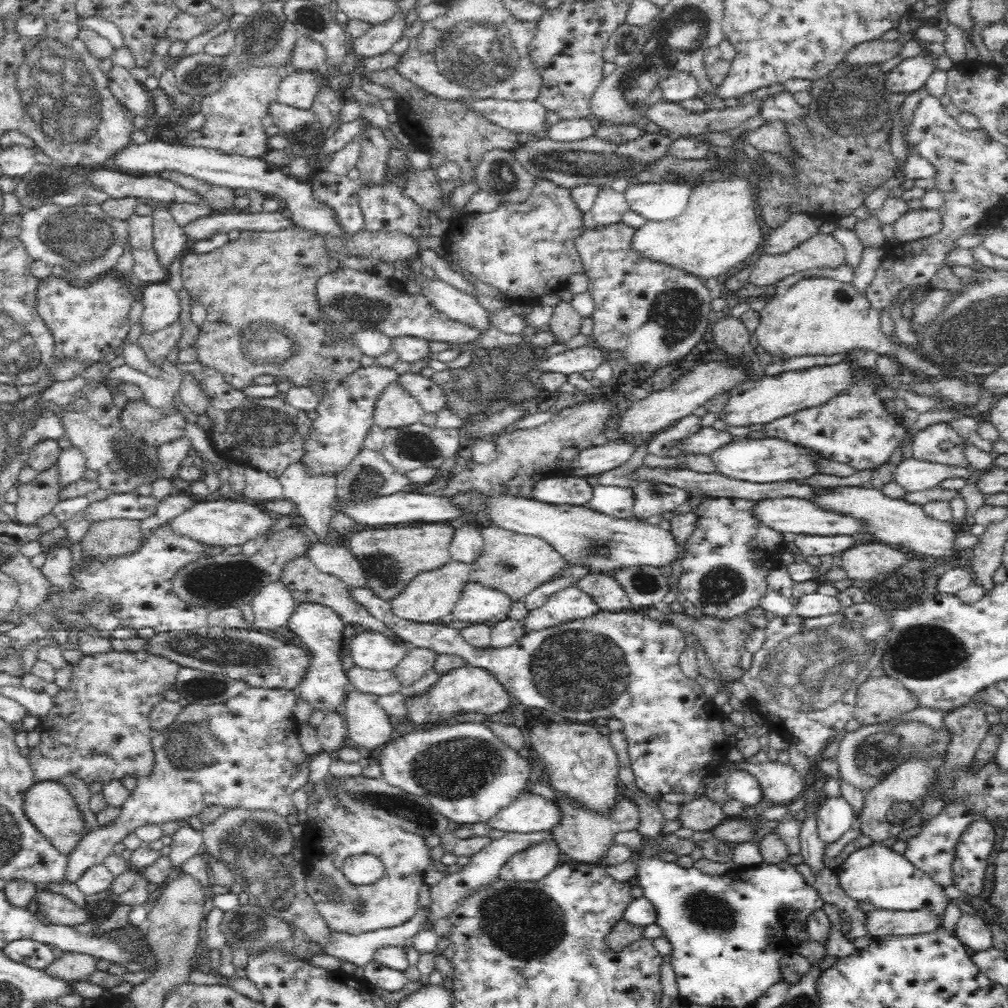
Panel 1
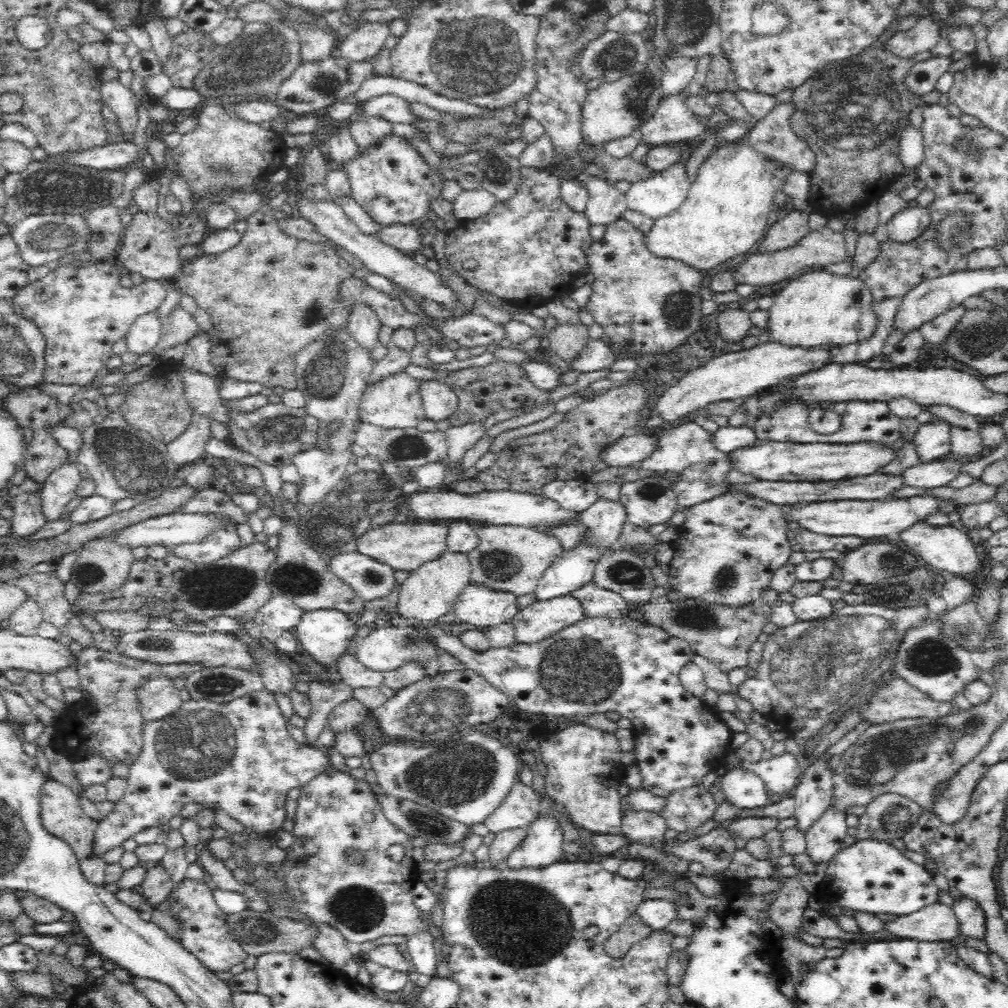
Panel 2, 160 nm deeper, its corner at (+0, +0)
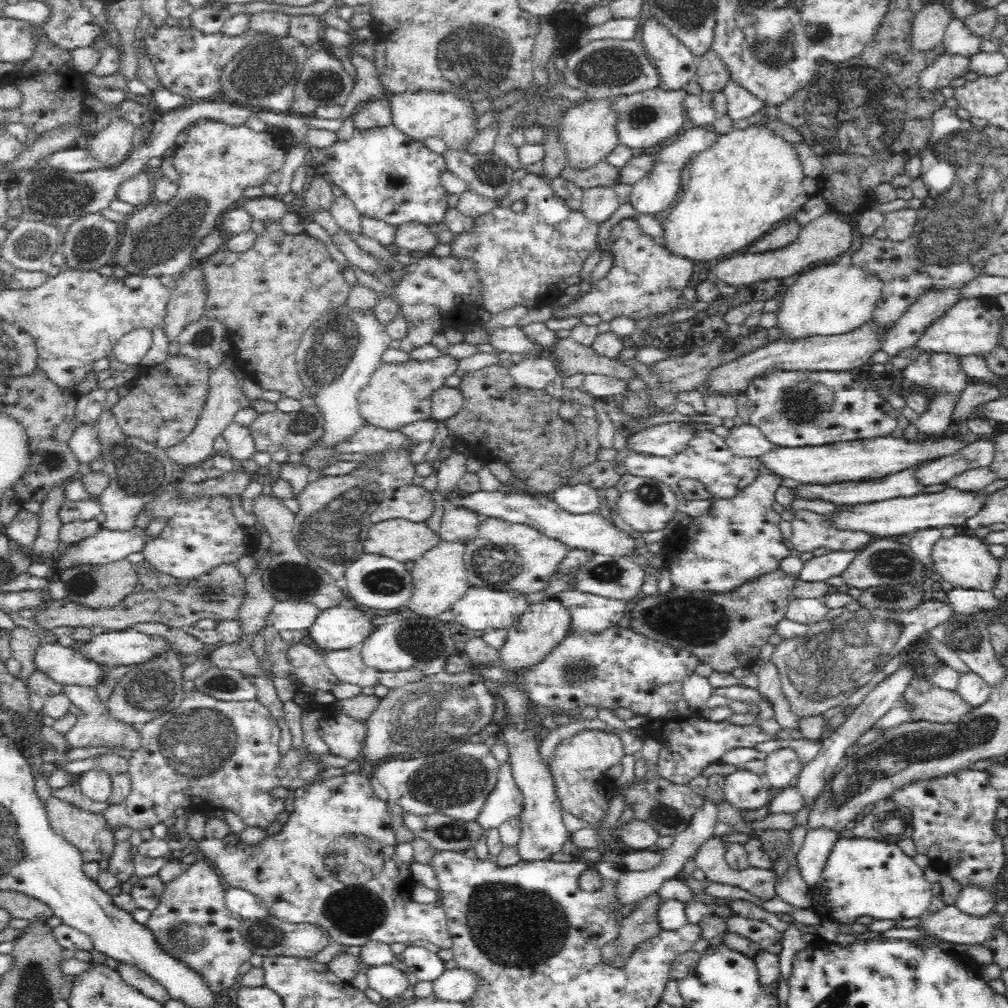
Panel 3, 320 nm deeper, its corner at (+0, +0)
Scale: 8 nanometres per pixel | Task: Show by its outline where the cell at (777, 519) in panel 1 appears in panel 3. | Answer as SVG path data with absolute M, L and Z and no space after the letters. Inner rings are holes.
M947 487L937 493L920 493L916 496L882 500L872 504L842 505L832 514L828 514L828 521L836 530L868 531L875 539L909 535L926 528L964 525L968 518L972 518L984 508L986 496L988 493L982 491L966 492Z

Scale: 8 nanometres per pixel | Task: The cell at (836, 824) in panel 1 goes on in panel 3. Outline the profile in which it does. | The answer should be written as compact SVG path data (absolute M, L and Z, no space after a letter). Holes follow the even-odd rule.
M816 828L808 830L801 849L797 853L798 868L808 888L812 888L821 877L826 859L839 839L839 832Z

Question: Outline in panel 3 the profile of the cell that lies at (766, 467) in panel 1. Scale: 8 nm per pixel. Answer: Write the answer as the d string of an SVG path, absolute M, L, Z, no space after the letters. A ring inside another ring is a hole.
M953 433L940 439L925 439L922 442L906 441L902 437L888 435L818 446L779 447L771 449L770 453L763 454L757 460L765 464L768 472L790 480L798 480L802 484L836 484L878 480L894 472L915 469L924 463L958 453L967 444L967 441L957 438Z

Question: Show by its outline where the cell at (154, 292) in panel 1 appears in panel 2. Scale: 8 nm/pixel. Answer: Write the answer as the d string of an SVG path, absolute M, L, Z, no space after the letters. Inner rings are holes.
M156 311L140 316L125 335L127 351L142 356L148 354L160 340L162 320Z

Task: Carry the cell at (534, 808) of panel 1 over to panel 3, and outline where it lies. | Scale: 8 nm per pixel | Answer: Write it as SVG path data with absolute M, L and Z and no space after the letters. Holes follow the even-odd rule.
M502 763L498 769L496 788L486 798L481 813L477 816L478 824L485 831L498 828L508 819L518 817L522 808L524 797L515 784L510 763Z

